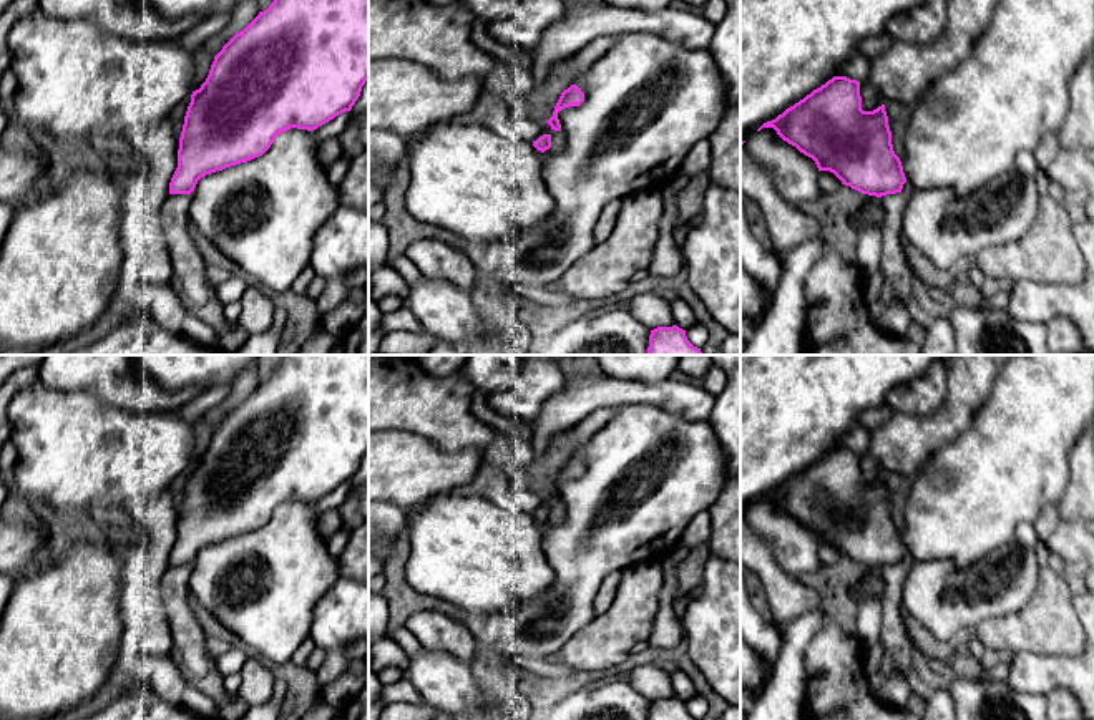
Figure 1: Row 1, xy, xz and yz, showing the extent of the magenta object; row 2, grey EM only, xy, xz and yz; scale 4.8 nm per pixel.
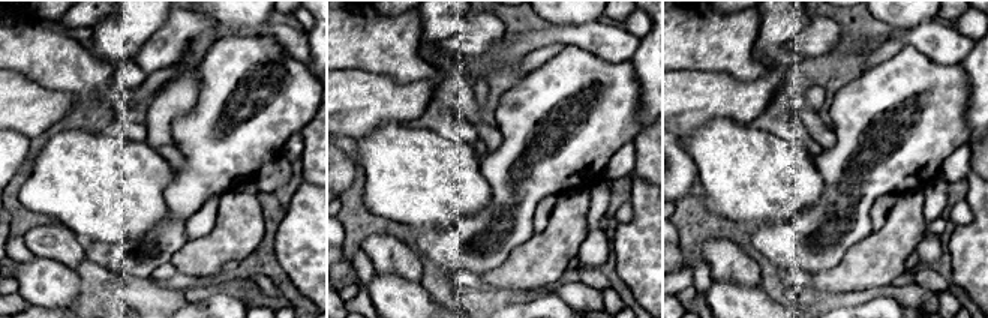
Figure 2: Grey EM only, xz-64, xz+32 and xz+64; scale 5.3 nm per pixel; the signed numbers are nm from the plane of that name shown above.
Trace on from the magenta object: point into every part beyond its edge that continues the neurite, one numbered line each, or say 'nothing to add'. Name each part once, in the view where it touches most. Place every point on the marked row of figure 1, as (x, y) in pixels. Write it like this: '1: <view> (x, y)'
nothing to add

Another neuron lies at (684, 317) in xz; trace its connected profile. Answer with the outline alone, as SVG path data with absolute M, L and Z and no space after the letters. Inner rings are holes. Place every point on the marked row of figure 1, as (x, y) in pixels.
M677 297L671 300L669 304L674 317L674 325L677 325L682 330L687 330L689 327L697 324L697 317L686 300Z

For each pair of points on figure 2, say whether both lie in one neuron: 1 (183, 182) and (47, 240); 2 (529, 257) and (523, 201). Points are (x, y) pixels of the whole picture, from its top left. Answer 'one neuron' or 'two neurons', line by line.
1: two neurons
2: two neurons

